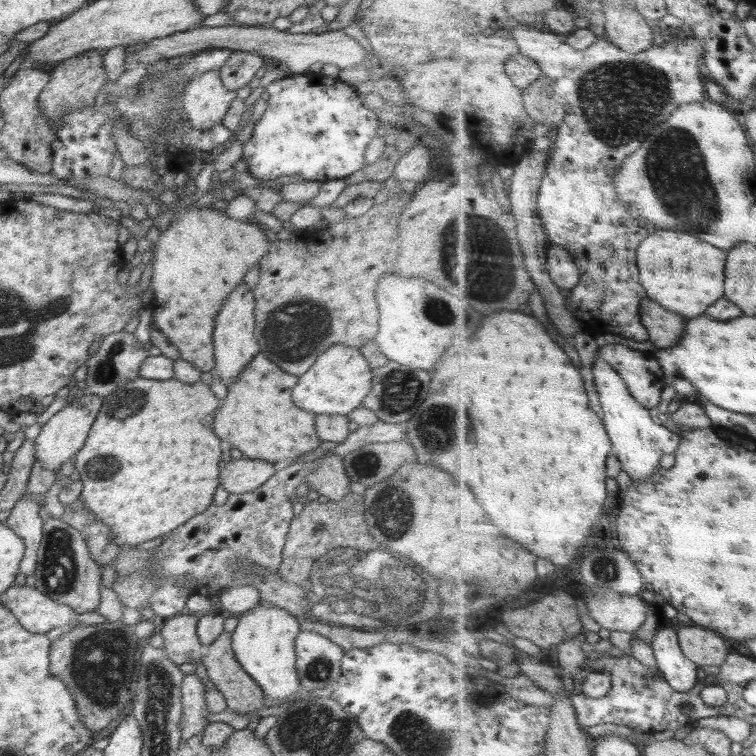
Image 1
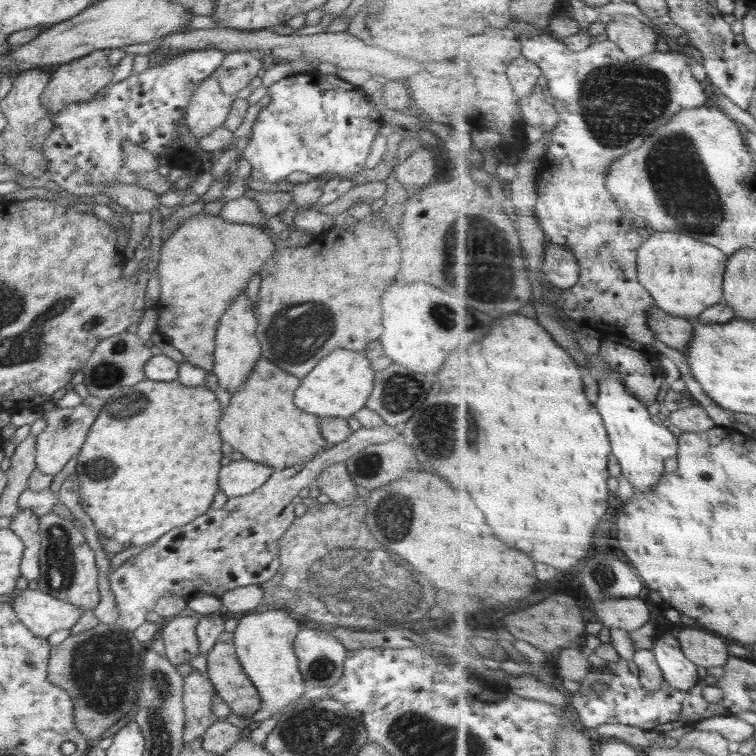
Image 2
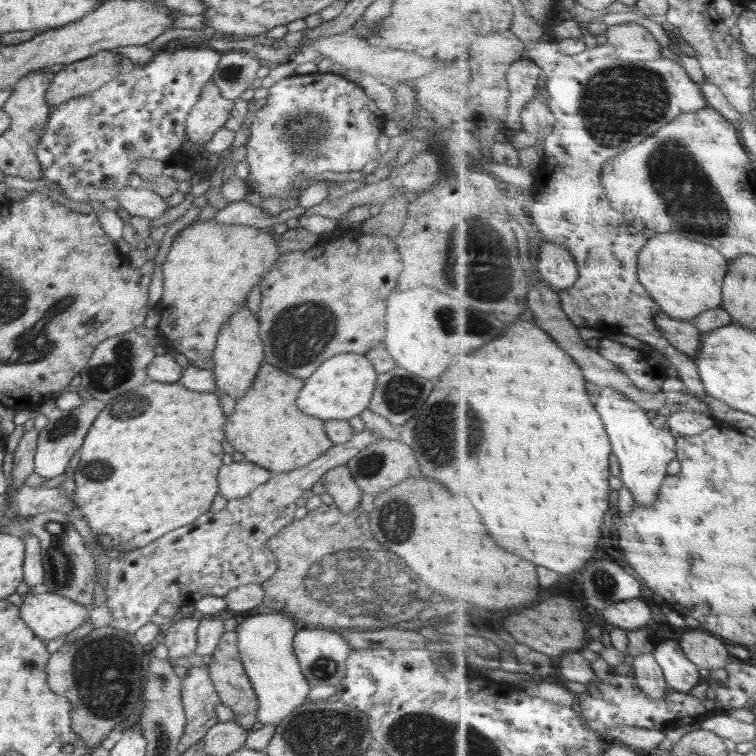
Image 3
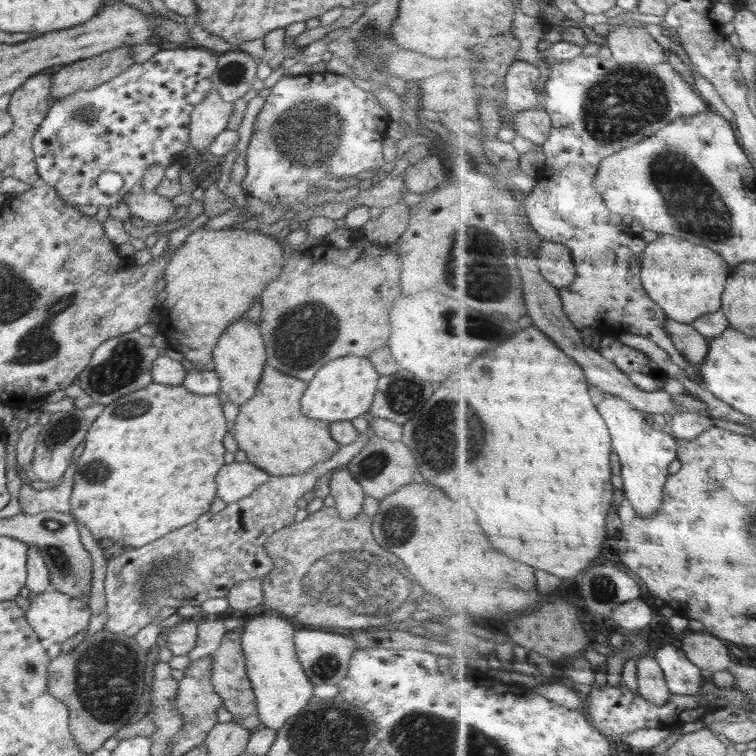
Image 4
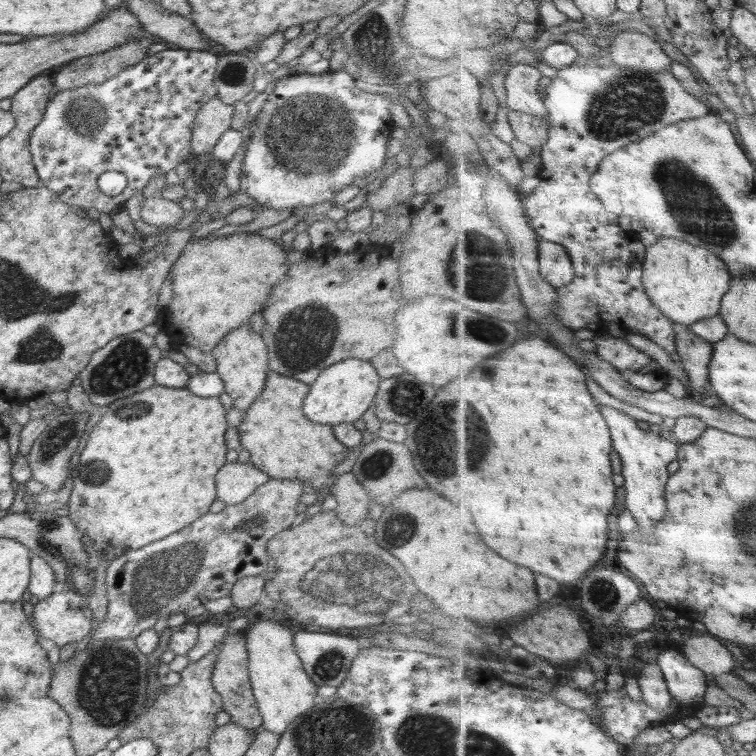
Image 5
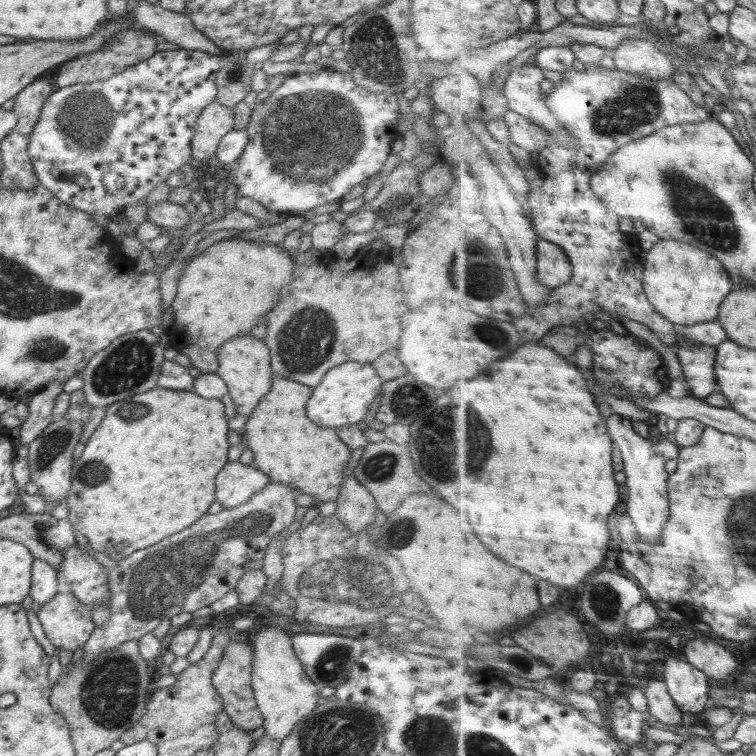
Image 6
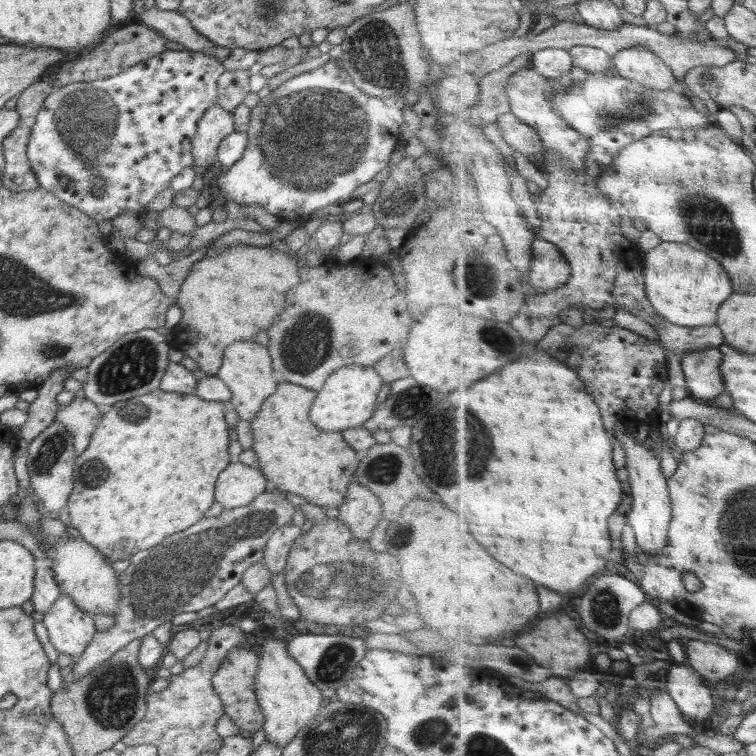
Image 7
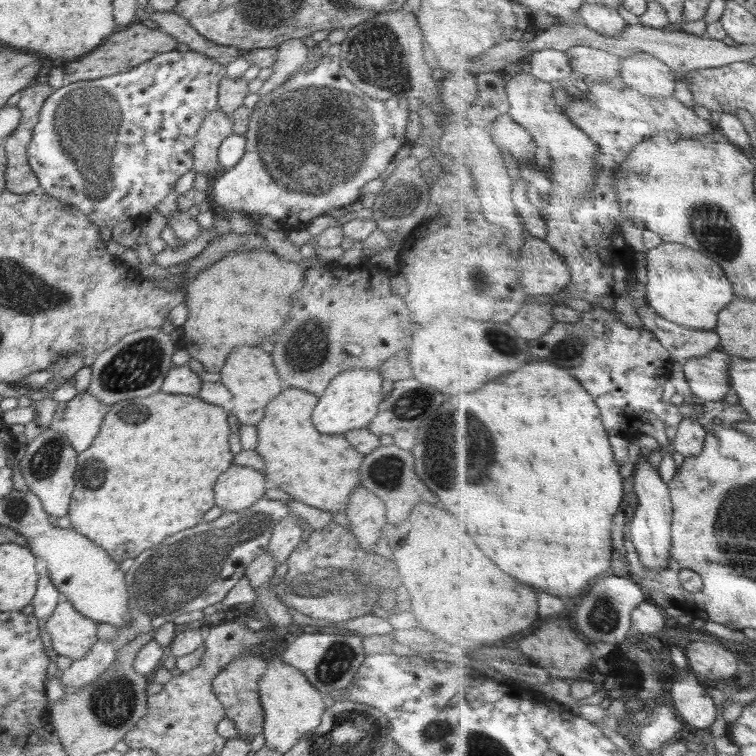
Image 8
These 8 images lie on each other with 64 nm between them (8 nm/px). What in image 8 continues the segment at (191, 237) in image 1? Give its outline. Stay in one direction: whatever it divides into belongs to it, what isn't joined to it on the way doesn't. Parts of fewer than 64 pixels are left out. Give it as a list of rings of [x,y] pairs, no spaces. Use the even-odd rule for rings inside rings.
[[[251,249],[244,252],[231,252],[228,253],[226,258],[214,262],[212,266],[204,268],[200,274],[194,277],[192,282],[189,282],[189,285],[183,290],[185,294],[186,306],[188,306],[187,320],[186,322],[177,330],[176,336],[174,338],[174,343],[180,349],[188,351],[188,354],[194,360],[198,360],[204,365],[206,372],[217,372],[219,373],[224,366],[225,360],[229,355],[230,351],[233,351],[233,348],[238,345],[258,345],[260,342],[264,341],[266,336],[274,334],[278,328],[282,328],[282,324],[288,320],[290,314],[291,302],[293,301],[293,294],[298,292],[298,289],[302,288],[303,280],[305,274],[305,265],[303,263],[292,262],[286,260],[280,256],[276,256],[272,251],[266,249]]]

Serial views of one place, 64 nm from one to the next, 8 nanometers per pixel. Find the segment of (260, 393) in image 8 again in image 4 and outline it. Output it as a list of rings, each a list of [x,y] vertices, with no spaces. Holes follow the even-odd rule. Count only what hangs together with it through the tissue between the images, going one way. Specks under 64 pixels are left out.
[[[242,315],[225,328],[212,352],[215,362],[214,371],[218,375],[221,391],[236,406],[246,404],[250,397],[254,396],[264,367],[267,365],[265,344],[258,332],[258,325],[252,323],[247,315]]]

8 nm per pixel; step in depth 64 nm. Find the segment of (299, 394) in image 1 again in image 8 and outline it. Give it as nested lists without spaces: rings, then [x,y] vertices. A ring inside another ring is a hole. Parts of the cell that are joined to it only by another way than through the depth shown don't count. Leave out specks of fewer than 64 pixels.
[[[365,368],[345,370],[333,376],[312,411],[311,421],[314,426],[322,434],[329,435],[343,435],[349,430],[367,428],[377,415],[380,402],[384,400],[382,380],[379,371]]]

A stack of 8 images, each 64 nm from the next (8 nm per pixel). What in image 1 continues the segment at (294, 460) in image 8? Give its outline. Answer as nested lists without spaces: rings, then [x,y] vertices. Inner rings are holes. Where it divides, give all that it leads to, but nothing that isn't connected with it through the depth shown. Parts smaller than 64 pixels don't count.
[[[258,353],[237,376],[237,379],[227,387],[226,398],[214,412],[214,432],[220,440],[230,442],[233,448],[238,448],[244,457],[267,460],[272,464],[280,460],[301,460],[317,453],[322,440],[318,438],[315,429],[315,414],[298,408],[292,401],[291,390],[299,377],[282,370],[274,364],[265,353]]]

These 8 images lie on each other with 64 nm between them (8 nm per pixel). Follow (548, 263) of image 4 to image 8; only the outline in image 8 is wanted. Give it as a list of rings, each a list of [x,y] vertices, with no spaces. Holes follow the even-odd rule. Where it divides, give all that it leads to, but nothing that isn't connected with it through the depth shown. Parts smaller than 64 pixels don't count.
[[[530,236],[523,246],[521,283],[532,297],[555,295],[572,286],[573,272],[566,259],[546,239]]]

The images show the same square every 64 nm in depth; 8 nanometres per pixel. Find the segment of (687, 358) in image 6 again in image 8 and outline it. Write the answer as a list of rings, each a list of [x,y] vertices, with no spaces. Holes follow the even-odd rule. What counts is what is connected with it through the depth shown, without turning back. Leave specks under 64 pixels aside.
[[[725,350],[687,360],[684,371],[693,394],[701,403],[722,401],[733,388],[730,367],[734,357]]]

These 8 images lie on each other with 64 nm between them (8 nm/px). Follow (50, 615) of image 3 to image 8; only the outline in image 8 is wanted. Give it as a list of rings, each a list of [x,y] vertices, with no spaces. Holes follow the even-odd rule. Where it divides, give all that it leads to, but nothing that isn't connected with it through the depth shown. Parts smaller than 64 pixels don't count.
[[[68,601],[58,604],[50,620],[42,624],[48,644],[60,656],[80,660],[98,642],[94,620],[76,612]]]

